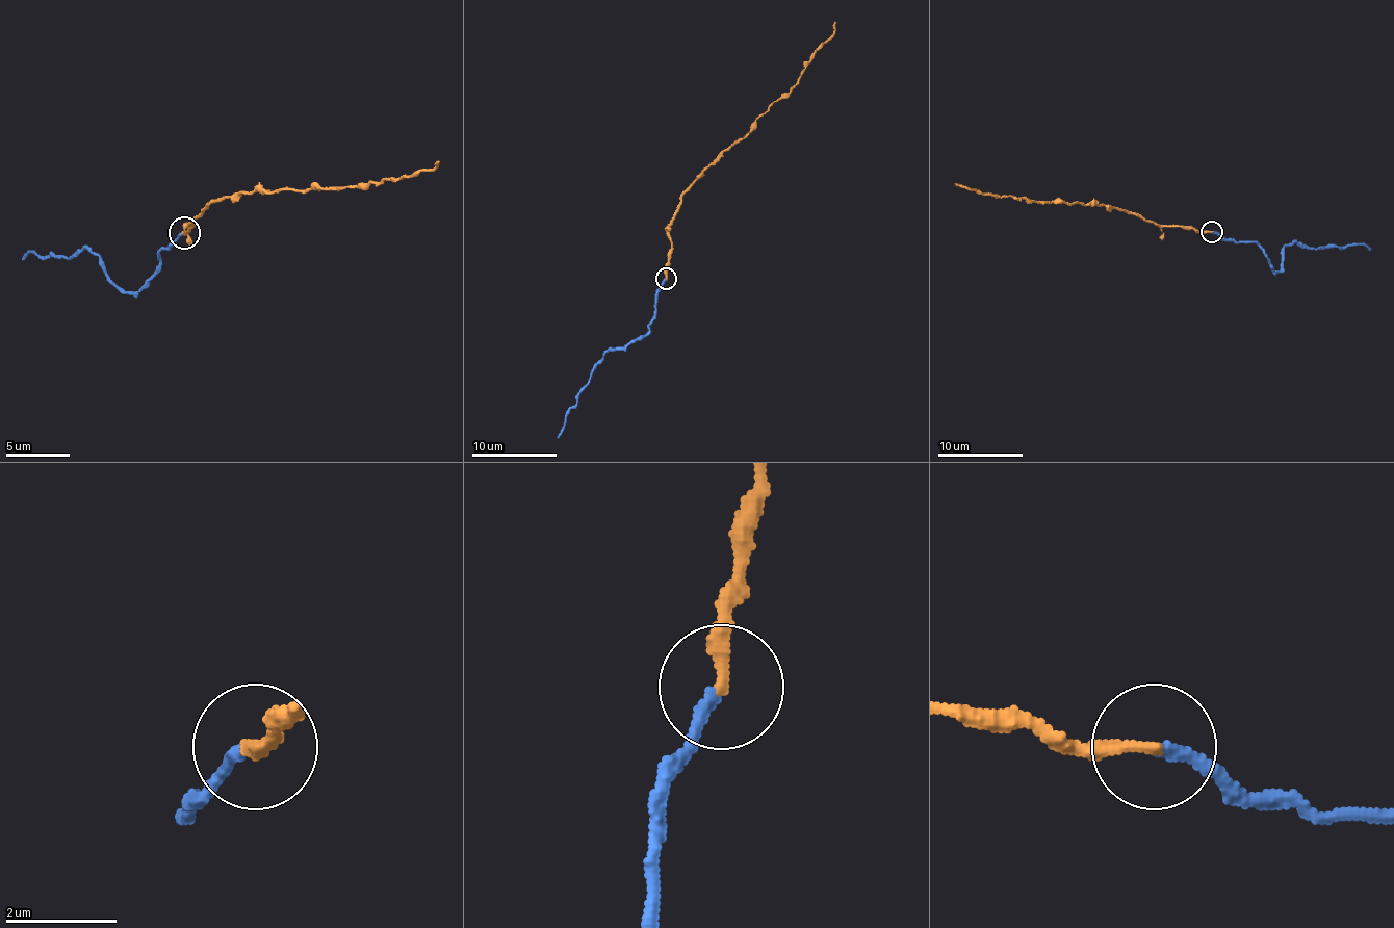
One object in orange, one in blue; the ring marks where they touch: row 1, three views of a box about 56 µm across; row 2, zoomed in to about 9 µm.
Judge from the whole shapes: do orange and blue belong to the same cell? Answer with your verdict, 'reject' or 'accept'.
accept

